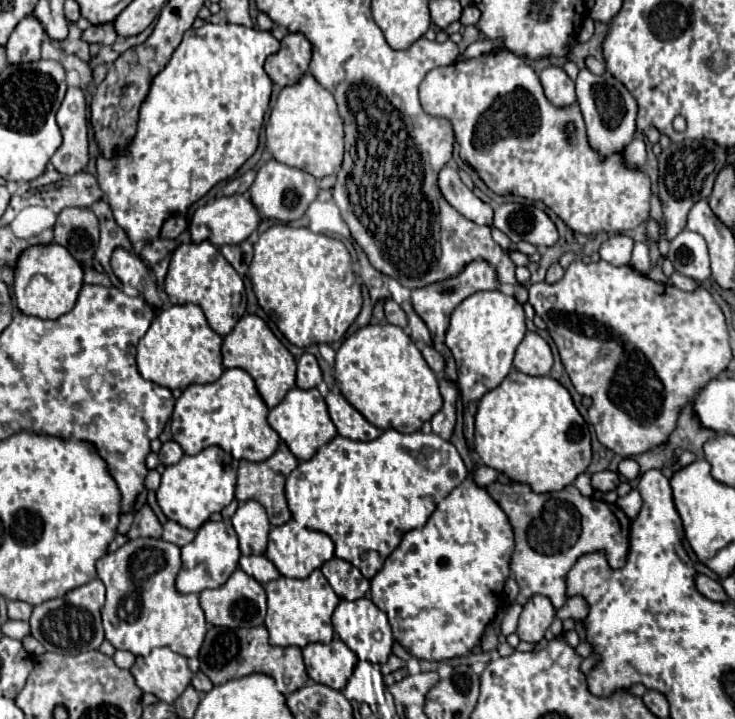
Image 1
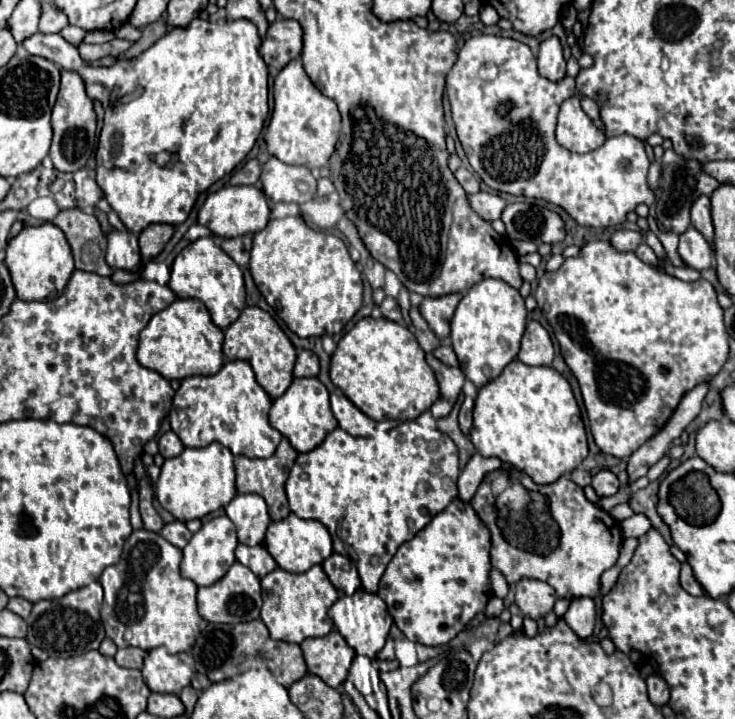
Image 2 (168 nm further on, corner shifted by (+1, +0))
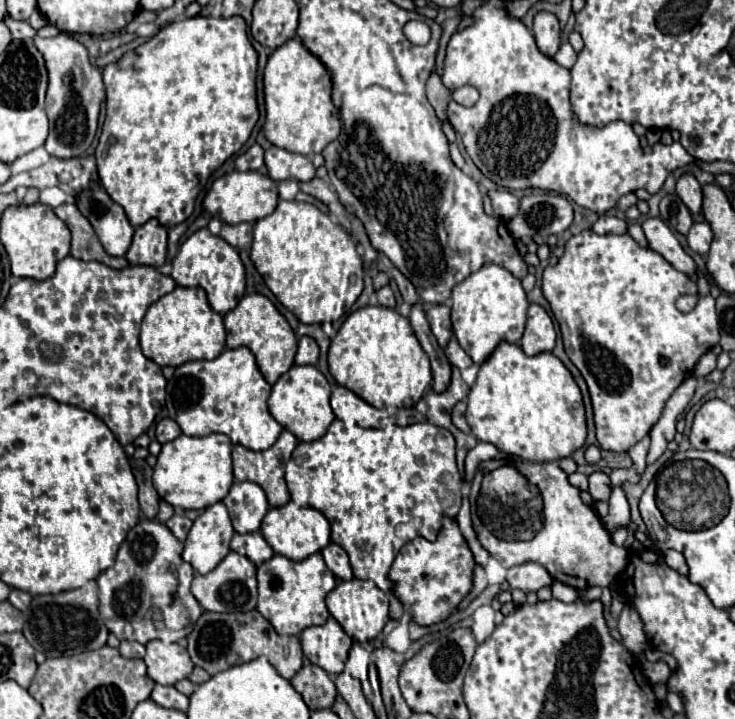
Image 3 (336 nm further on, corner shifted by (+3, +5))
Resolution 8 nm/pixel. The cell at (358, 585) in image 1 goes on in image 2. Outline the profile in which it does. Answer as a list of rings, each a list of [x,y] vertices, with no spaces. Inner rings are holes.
[[[333,553],[329,559],[323,561],[323,571],[331,579],[331,583],[345,595],[353,595],[361,587],[361,579],[357,575],[355,563],[339,553]]]

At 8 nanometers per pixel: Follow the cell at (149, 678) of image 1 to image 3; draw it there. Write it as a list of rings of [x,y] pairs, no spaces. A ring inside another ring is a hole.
[[[151,640],[147,644],[143,662],[147,664],[147,674],[163,686],[173,686],[193,672],[193,662],[187,650],[179,644],[163,644],[159,640]]]

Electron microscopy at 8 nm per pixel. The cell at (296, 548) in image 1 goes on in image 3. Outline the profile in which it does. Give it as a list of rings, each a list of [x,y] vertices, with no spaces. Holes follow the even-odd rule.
[[[287,502],[281,508],[271,508],[261,524],[261,534],[269,542],[275,554],[285,556],[293,562],[301,562],[309,558],[315,552],[321,552],[331,540],[329,540],[329,522],[327,518],[315,510],[315,508],[299,508],[295,502]]]

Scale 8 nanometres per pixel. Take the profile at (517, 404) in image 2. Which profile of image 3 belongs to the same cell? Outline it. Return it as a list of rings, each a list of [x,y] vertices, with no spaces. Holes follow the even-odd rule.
[[[501,342],[497,346],[497,350],[479,366],[477,382],[473,384],[473,388],[467,396],[465,416],[467,416],[467,424],[471,426],[473,434],[479,440],[491,442],[501,452],[511,454],[511,456],[519,456],[519,458],[535,462],[535,464],[567,458],[575,450],[579,450],[587,438],[587,424],[585,424],[585,408],[583,408],[583,400],[581,400],[581,390],[575,384],[571,372],[551,352],[527,356],[527,354],[523,354],[519,344]]]

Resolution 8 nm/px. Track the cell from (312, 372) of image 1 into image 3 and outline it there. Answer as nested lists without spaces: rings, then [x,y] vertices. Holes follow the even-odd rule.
[[[303,336],[299,340],[299,350],[295,354],[295,364],[317,364],[319,360],[319,346],[313,338]]]

